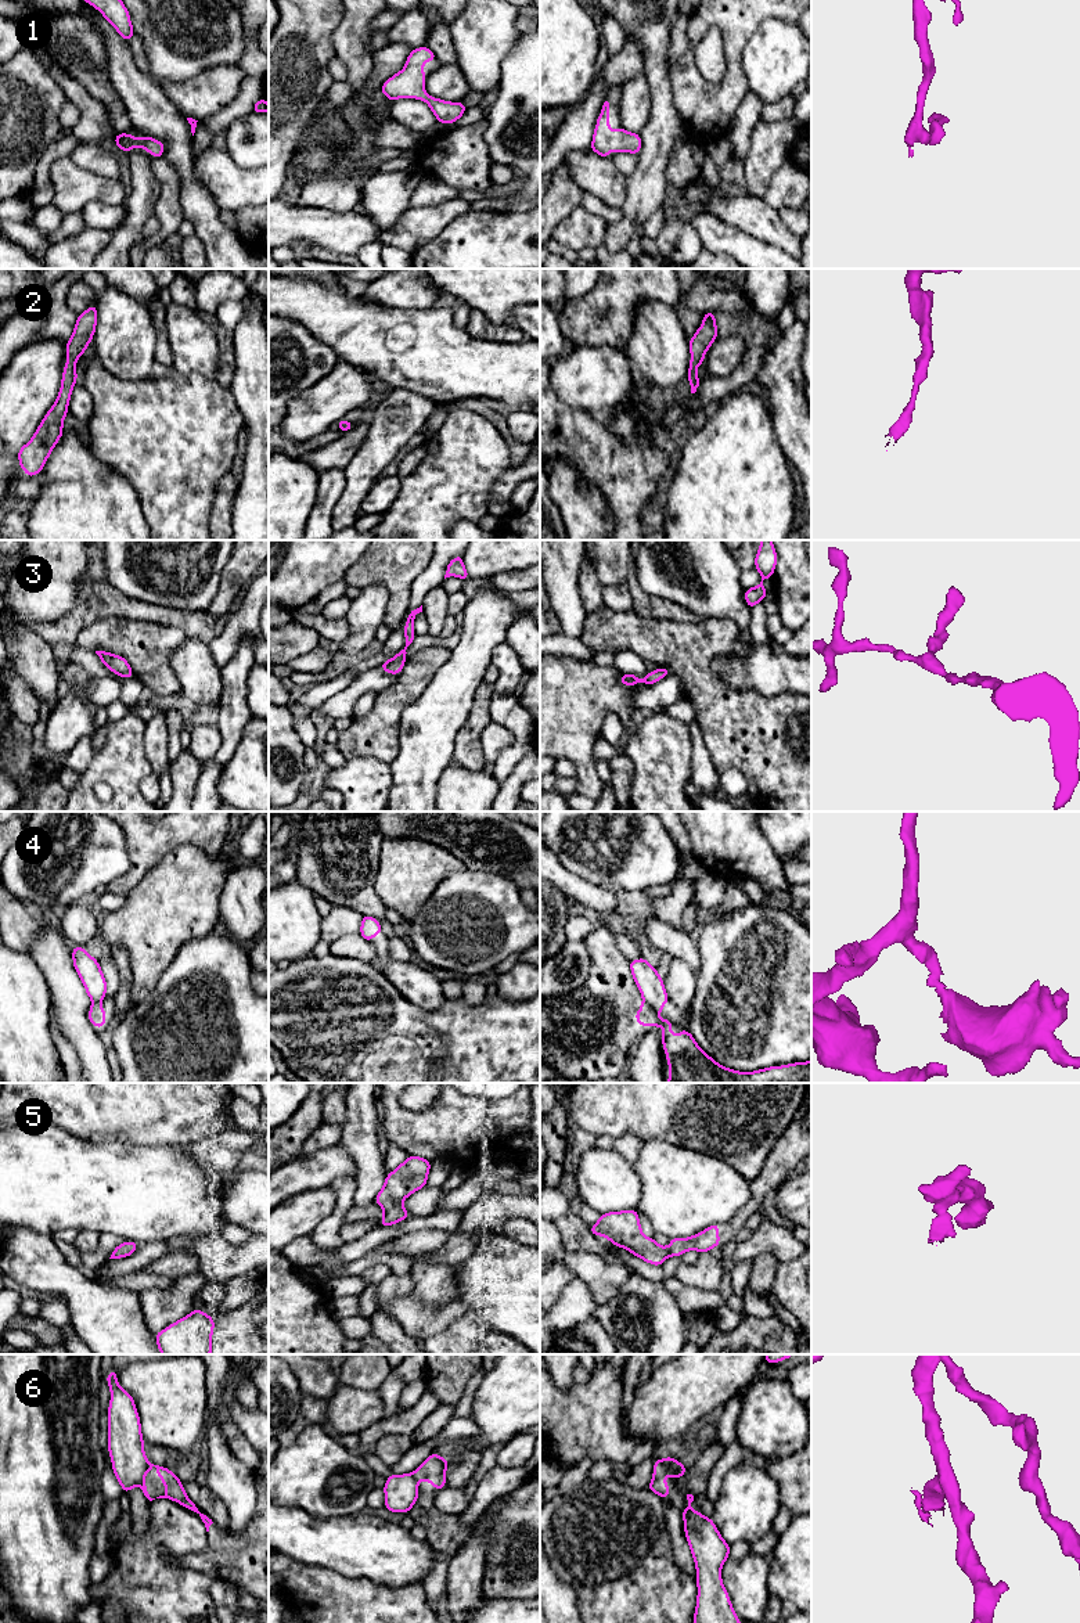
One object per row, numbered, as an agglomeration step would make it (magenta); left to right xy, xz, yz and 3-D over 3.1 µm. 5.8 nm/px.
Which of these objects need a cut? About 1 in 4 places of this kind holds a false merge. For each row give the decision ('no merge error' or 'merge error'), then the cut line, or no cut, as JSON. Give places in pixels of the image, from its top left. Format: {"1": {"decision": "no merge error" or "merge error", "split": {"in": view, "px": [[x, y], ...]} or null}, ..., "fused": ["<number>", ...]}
{"1": {"decision": "no merge error", "split": null}, "2": {"decision": "no merge error", "split": null}, "3": {"decision": "no merge error", "split": null}, "4": {"decision": "merge error", "split": {"in": "yz", "px": [[644, 1000], [654, 1011]]}}, "5": {"decision": "no merge error", "split": null}, "6": {"decision": "merge error", "split": {"in": "yz", "px": [[661, 1460], [669, 1474]]}}, "fused": ["4", "6"]}

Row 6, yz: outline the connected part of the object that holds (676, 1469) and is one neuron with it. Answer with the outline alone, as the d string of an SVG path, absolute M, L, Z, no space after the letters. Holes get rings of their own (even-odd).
M666 1457L662 1461L673 1479L680 1479L688 1469L673 1457Z

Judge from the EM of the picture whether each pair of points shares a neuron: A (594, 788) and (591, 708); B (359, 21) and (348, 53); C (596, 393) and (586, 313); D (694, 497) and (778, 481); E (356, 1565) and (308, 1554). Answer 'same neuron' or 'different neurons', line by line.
A: same neuron
B: same neuron
C: different neurons
D: same neuron
E: same neuron

